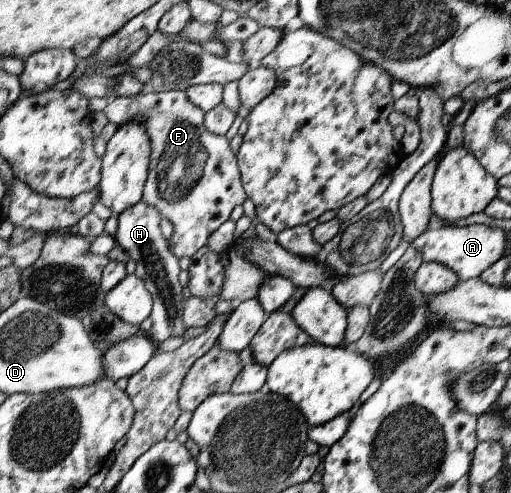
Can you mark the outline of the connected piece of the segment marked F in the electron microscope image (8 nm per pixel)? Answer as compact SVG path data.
M176 89L158 93L144 91L135 97L110 99L103 110L109 122L118 126L140 121L147 127L151 137L151 162L142 200L172 222L169 249L179 259L198 253L210 234L247 199L239 164L228 140L207 129L205 111L190 104L186 95Z

